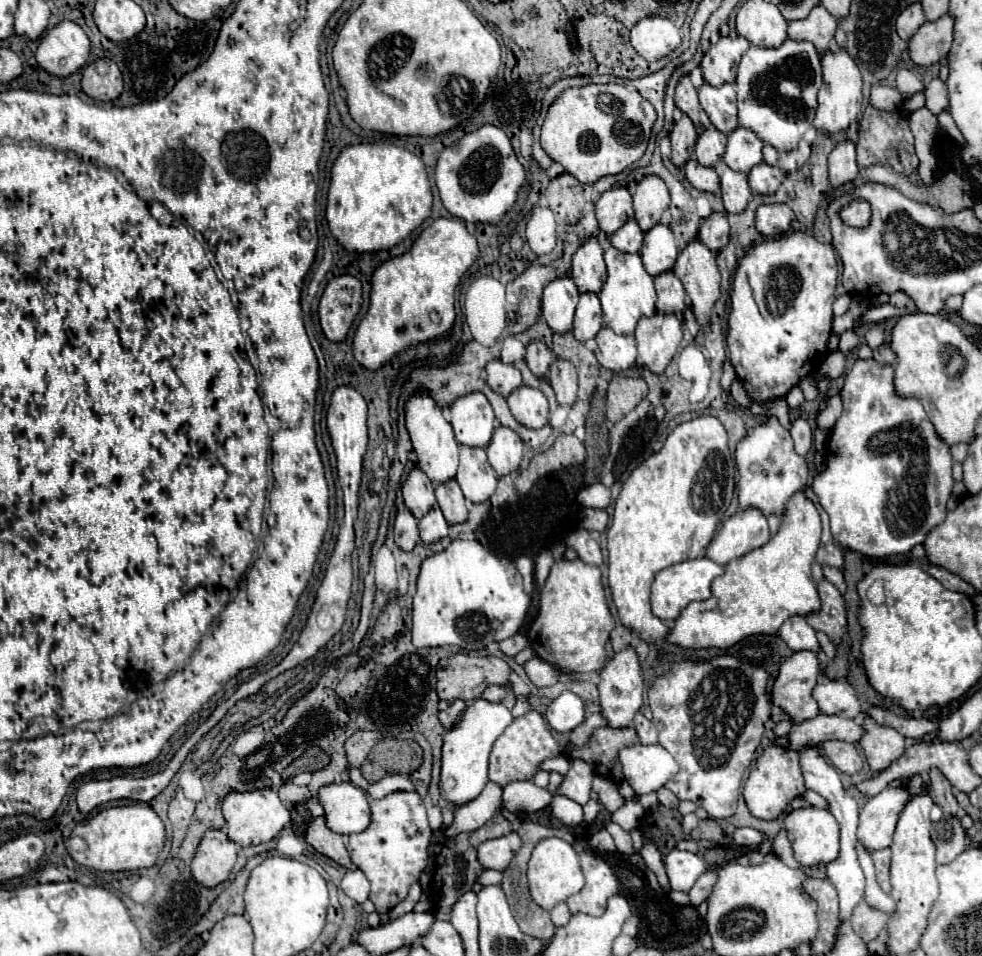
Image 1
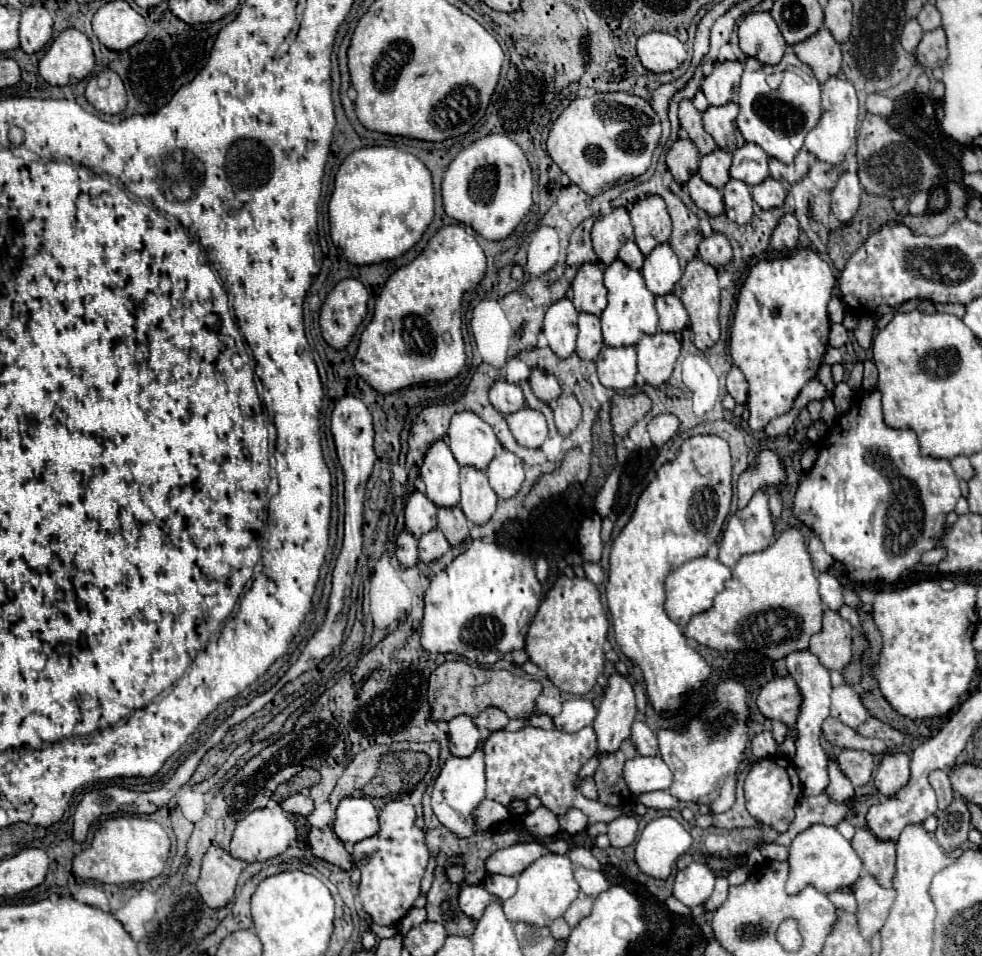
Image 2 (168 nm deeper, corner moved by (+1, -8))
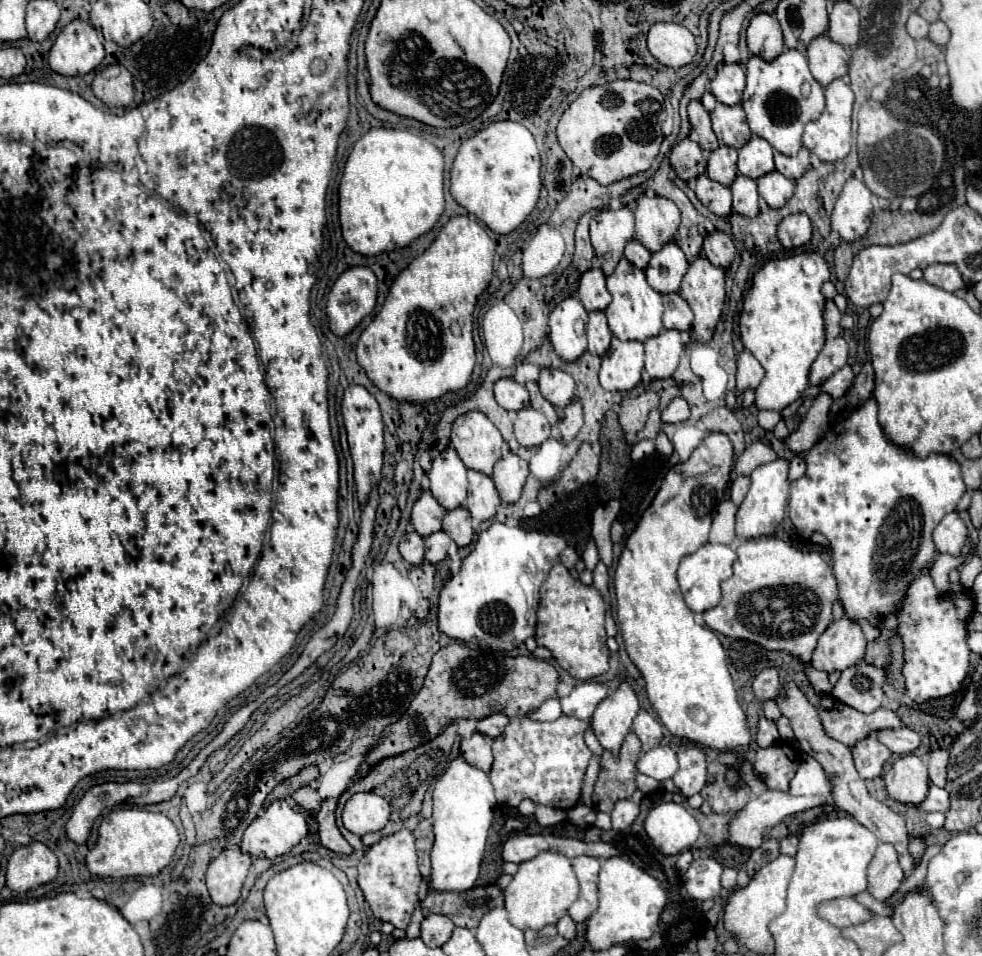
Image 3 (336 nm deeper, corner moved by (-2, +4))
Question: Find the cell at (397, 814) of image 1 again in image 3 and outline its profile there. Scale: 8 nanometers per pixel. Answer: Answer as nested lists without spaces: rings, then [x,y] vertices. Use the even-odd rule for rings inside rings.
[[[399,830],[395,834],[383,836],[373,844],[359,862],[359,888],[367,904],[371,906],[375,918],[391,922],[395,928],[405,928],[411,920],[411,912],[419,892],[419,866],[417,866],[417,848],[415,836],[411,830]]]

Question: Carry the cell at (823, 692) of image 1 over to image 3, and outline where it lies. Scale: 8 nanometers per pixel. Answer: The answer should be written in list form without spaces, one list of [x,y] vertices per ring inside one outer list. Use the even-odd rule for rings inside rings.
[[[859,662],[857,666],[841,672],[841,678],[831,690],[831,696],[863,714],[875,712],[883,706],[885,700],[885,694],[881,690],[883,678],[885,672],[881,668]]]

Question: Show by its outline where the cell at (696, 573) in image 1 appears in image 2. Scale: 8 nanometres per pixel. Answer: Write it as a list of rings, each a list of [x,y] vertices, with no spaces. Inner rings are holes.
[[[700,556],[696,560],[682,564],[674,572],[670,572],[666,578],[666,612],[668,612],[668,616],[678,626],[684,628],[692,616],[702,614],[712,608],[714,596],[724,590],[724,582],[730,576],[732,576],[732,570],[728,566],[724,566],[724,564],[720,564],[720,560],[712,560],[708,556]]]

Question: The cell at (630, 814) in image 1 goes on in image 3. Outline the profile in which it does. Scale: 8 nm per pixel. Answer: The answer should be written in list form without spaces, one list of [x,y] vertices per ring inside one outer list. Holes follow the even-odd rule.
[[[657,746],[639,758],[637,772],[663,782],[677,772],[677,756],[669,746]]]

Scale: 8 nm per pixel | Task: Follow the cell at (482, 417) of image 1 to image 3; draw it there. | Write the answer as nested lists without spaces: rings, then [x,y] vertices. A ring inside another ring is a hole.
[[[479,410],[467,412],[453,422],[451,444],[467,468],[475,468],[487,476],[491,476],[495,460],[503,456],[501,432]]]

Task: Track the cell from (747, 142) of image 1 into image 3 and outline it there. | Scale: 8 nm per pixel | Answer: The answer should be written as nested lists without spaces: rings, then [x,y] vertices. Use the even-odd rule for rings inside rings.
[[[753,136],[741,150],[739,150],[739,160],[737,160],[737,168],[739,174],[743,176],[751,176],[753,180],[757,180],[759,176],[773,172],[775,164],[773,164],[773,146],[759,138]]]

